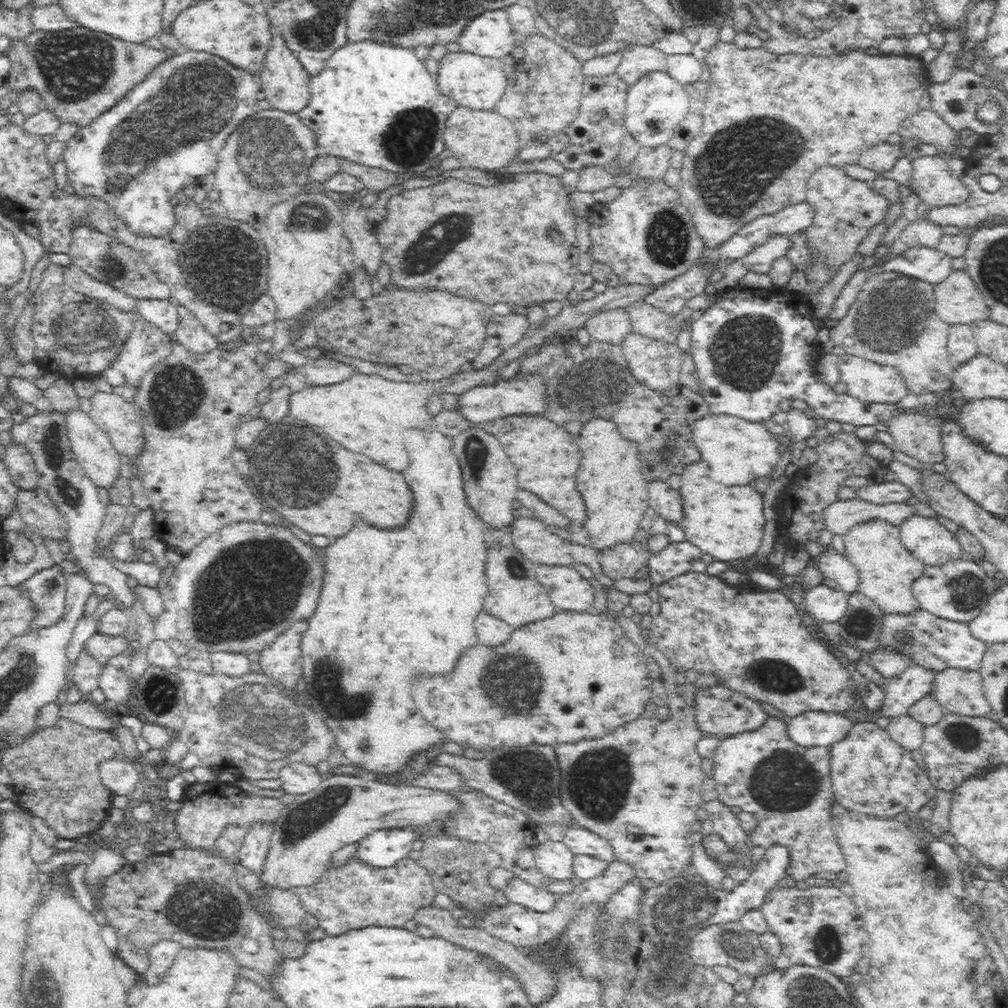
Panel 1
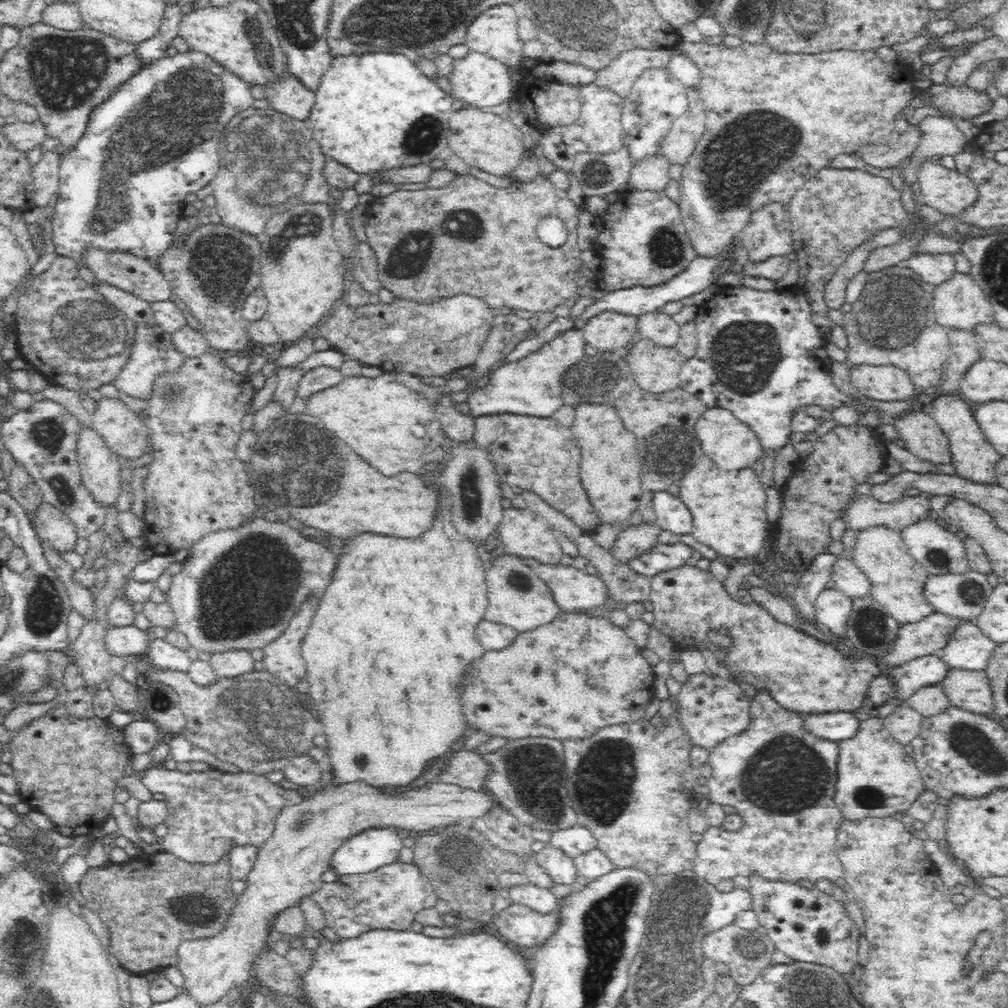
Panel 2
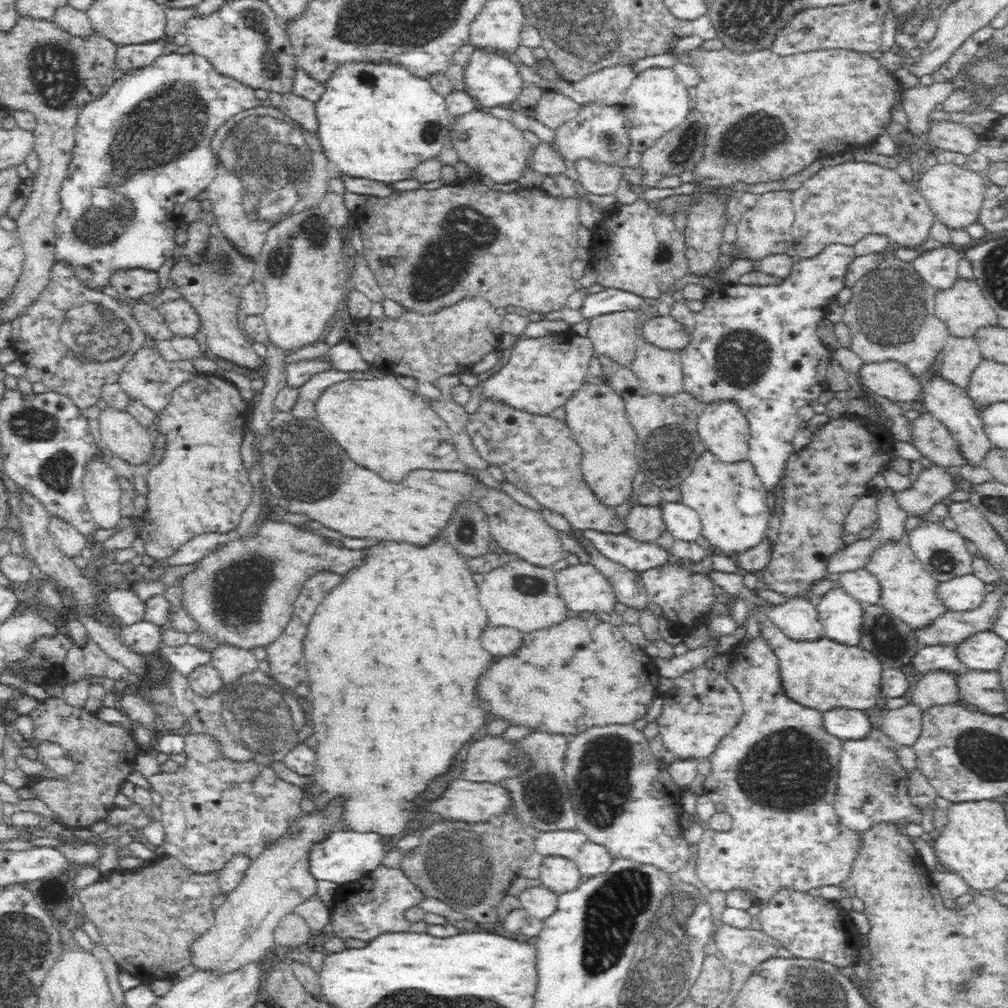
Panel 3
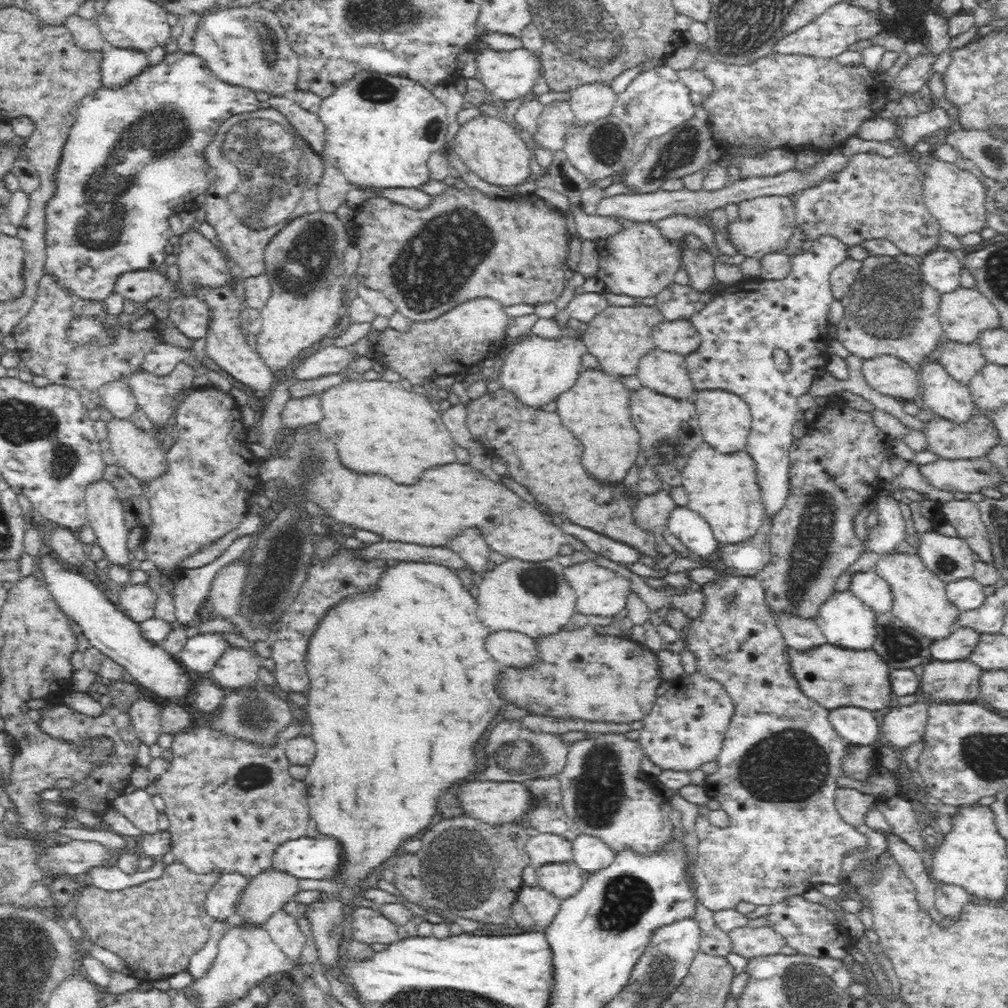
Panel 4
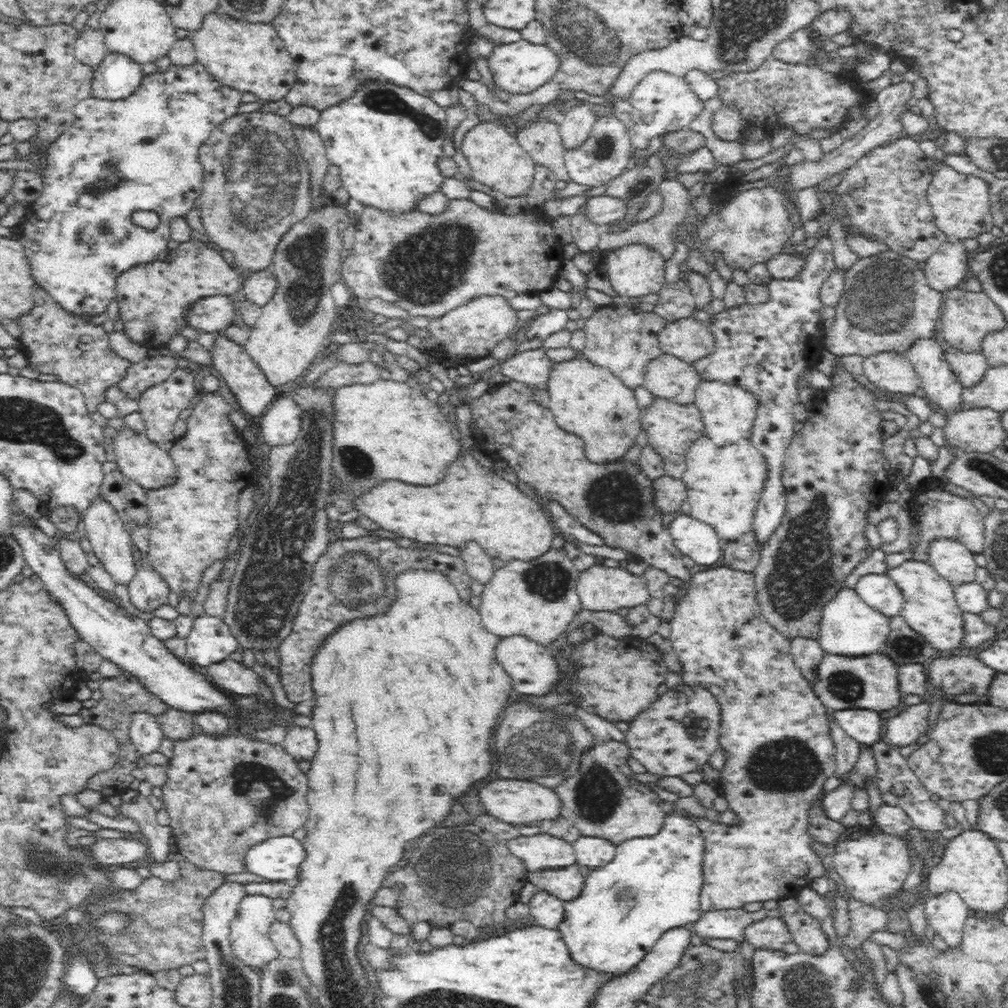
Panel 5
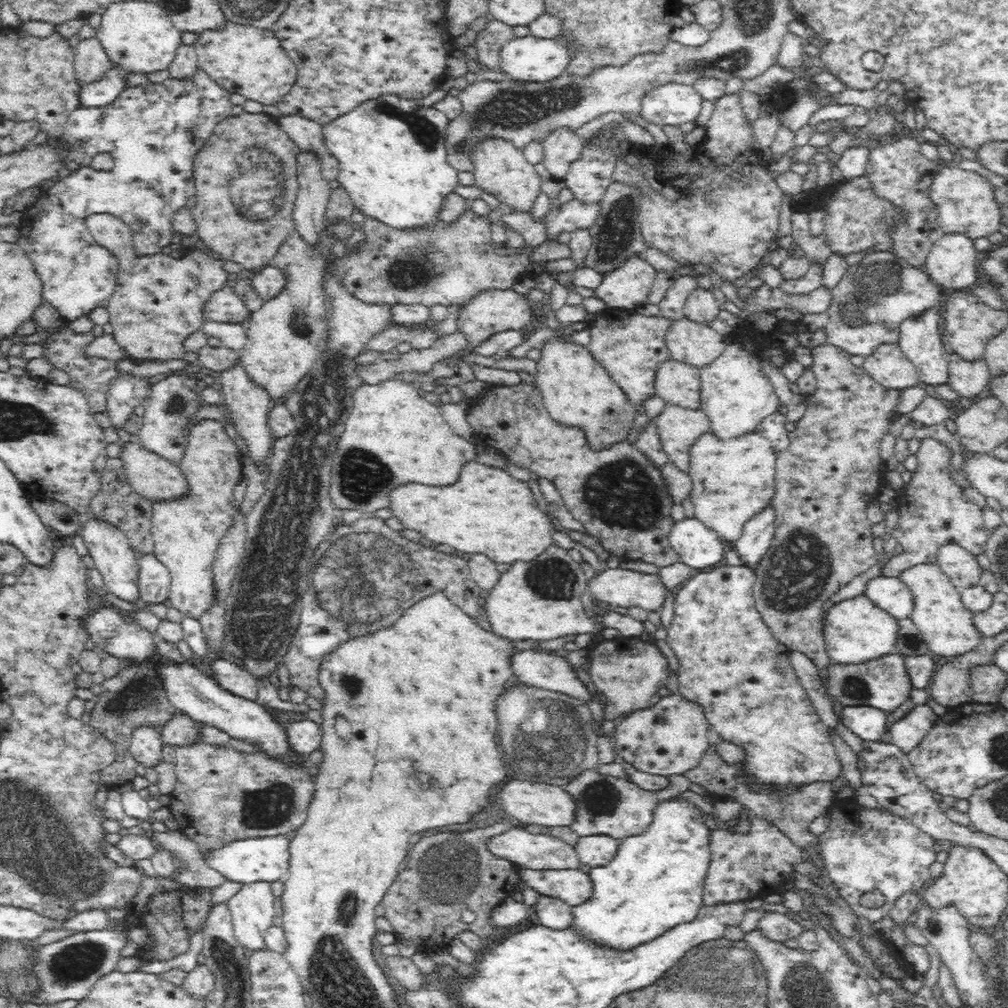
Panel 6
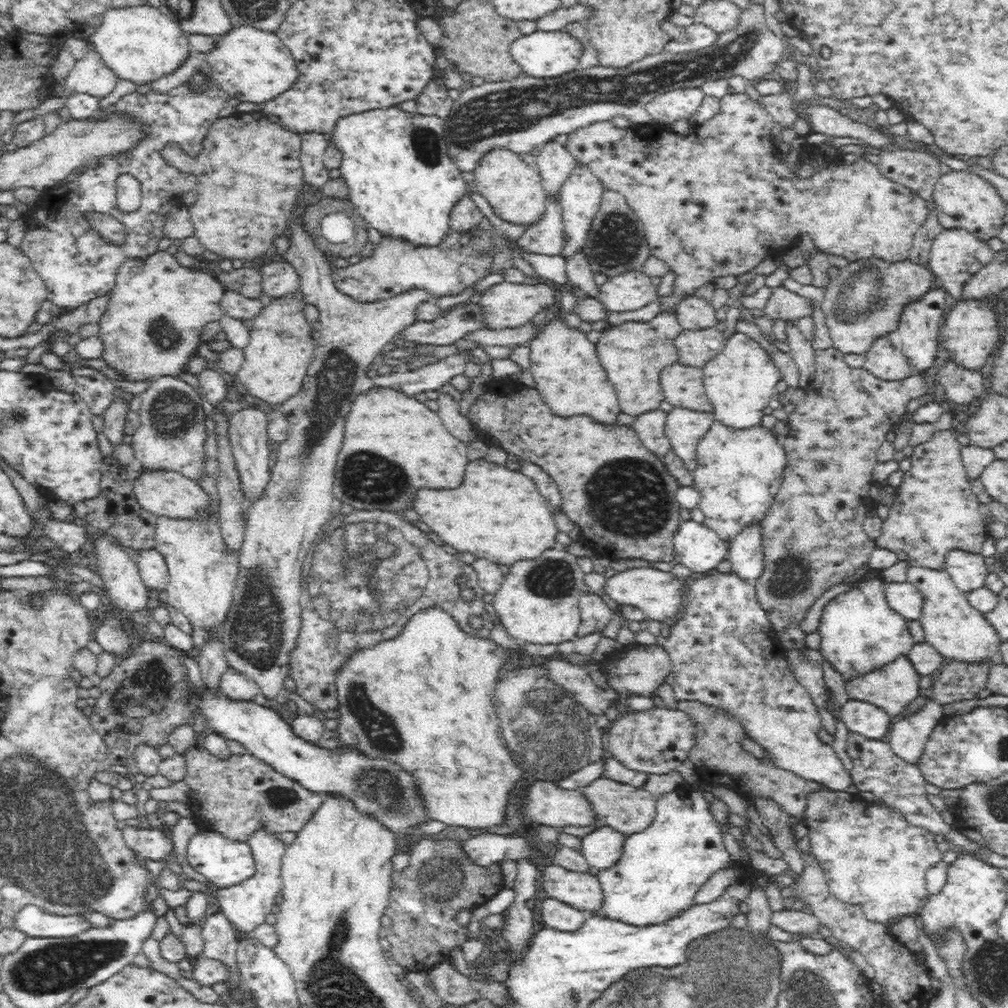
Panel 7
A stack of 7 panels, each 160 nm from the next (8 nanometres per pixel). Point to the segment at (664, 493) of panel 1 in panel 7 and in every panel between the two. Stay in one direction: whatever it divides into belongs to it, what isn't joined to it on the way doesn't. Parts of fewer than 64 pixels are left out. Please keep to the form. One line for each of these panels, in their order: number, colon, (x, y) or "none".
2: (671, 513)
3: (681, 521)
4: (688, 526)
5: (695, 539)
6: (697, 545)
7: (699, 548)

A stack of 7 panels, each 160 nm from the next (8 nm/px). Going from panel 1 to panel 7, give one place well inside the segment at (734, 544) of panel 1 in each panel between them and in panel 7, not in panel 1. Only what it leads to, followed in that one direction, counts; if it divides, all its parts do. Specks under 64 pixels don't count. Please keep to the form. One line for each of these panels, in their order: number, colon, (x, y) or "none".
2: (728, 515)
3: (731, 500)
4: (722, 489)
5: (723, 484)
6: (731, 481)
7: (738, 474)

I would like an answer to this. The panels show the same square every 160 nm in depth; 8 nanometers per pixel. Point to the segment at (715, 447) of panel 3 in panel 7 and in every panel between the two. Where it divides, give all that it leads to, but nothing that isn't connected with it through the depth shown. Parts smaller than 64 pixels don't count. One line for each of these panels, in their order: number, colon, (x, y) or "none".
4: (724, 418)
5: (727, 411)
6: (735, 395)
7: (739, 381)

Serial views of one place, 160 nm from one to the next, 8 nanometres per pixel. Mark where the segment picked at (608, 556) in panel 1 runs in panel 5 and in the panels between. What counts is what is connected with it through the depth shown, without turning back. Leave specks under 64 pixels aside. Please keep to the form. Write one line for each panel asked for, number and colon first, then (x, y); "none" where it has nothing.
2: (633, 542)
3: (643, 523)
4: (650, 513)
5: (668, 493)

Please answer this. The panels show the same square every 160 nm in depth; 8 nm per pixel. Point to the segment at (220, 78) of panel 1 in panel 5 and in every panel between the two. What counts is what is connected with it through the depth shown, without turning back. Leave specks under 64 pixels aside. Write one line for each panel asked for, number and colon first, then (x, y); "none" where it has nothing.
2: (156, 139)
3: (118, 209)
4: (115, 195)
5: (138, 153)

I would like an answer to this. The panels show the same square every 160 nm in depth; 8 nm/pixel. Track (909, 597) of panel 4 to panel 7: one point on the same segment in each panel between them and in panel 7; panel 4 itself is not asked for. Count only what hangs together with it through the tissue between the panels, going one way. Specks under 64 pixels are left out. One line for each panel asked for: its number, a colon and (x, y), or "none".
5: (929, 608)
6: (938, 613)
7: (957, 630)

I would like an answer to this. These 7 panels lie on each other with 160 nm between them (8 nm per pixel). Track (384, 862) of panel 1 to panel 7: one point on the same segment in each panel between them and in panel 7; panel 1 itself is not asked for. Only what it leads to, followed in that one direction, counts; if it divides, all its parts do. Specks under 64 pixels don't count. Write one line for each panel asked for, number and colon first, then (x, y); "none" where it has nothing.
2: (378, 847)
3: (346, 855)
4: (321, 858)
5: (277, 859)
6: (267, 859)
7: (225, 862)

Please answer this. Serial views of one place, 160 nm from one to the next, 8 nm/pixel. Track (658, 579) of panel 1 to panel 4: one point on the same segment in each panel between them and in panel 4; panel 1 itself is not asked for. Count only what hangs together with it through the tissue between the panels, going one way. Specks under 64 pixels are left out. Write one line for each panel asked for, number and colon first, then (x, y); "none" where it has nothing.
2: (661, 558)
3: (640, 557)
4: (615, 550)

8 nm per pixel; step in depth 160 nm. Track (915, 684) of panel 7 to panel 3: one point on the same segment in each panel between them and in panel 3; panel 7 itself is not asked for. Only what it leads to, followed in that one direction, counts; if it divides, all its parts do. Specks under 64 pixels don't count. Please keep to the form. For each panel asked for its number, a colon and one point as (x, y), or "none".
3: (822, 674)
4: (834, 677)
5: (840, 682)
6: (882, 683)

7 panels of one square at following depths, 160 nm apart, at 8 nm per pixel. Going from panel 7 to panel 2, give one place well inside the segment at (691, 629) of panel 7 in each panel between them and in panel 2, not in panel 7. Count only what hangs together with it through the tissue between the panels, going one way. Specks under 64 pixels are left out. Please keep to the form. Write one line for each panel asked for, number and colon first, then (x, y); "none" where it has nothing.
2: (784, 790)
3: (785, 833)
4: (779, 764)
5: (775, 733)
6: (728, 660)

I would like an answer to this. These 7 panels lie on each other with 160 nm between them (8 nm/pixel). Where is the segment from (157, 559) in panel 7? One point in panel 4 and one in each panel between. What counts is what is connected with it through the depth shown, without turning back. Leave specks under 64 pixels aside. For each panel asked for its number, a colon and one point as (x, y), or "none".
4: (137, 602)
5: (147, 591)
6: (154, 582)

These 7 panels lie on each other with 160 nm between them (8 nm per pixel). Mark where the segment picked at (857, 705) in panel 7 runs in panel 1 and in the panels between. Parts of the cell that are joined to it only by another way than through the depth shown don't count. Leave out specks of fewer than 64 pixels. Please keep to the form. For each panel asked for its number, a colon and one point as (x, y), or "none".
1: (810, 729)
2: (838, 726)
3: (846, 724)
4: (858, 726)
5: (863, 725)
6: (869, 724)

